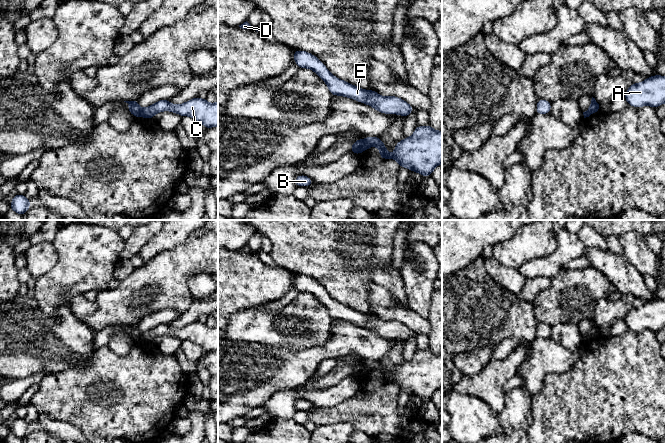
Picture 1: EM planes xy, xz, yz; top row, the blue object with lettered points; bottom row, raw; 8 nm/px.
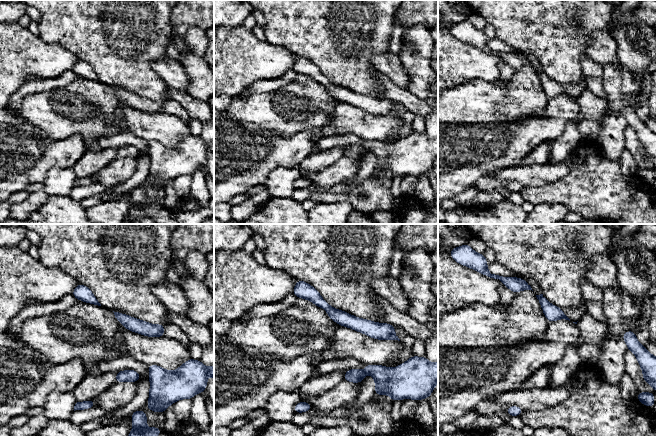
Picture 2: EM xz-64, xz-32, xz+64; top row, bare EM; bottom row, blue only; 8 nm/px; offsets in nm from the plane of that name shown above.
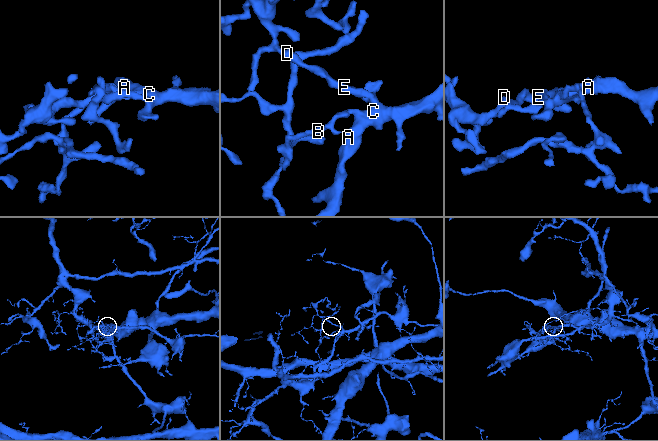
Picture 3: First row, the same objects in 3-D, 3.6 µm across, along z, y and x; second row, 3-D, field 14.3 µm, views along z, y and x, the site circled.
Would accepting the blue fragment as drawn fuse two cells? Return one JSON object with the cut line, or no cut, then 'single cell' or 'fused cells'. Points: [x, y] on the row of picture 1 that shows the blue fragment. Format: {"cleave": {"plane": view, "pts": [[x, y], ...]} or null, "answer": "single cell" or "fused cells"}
{"cleave": {"plane": "xz", "pts": [[363, 140], [369, 146]]}, "answer": "fused cells"}

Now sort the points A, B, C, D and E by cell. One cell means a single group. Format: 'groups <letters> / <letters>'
groups A C D E / B

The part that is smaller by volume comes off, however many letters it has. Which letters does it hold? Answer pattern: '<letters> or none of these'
B

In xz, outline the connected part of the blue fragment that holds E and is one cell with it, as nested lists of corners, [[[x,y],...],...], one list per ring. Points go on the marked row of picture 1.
[[[295,50],[293,54],[299,68],[313,70],[328,86],[334,96],[345,96],[358,102],[368,104],[380,113],[398,114],[404,117],[410,115],[414,108],[399,97],[380,96],[374,90],[363,90],[332,75],[326,66],[314,55],[306,51]]]

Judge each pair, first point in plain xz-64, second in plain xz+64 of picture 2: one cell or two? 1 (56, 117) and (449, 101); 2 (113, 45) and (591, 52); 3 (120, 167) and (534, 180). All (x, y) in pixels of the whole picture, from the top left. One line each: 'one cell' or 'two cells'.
1: one cell
2: two cells
3: one cell

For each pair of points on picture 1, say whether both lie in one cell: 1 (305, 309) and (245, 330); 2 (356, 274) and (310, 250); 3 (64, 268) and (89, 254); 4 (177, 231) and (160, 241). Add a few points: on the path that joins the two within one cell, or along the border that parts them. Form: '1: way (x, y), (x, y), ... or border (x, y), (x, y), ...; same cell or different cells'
1: way (290, 316), (290, 319), (282, 327), (261, 327); same cell
2: way (345, 263), (332, 250), (321, 250); same cell
3: way (70, 268), (75, 268), (83, 260); same cell
4: way (174, 234), (164, 240); same cell

